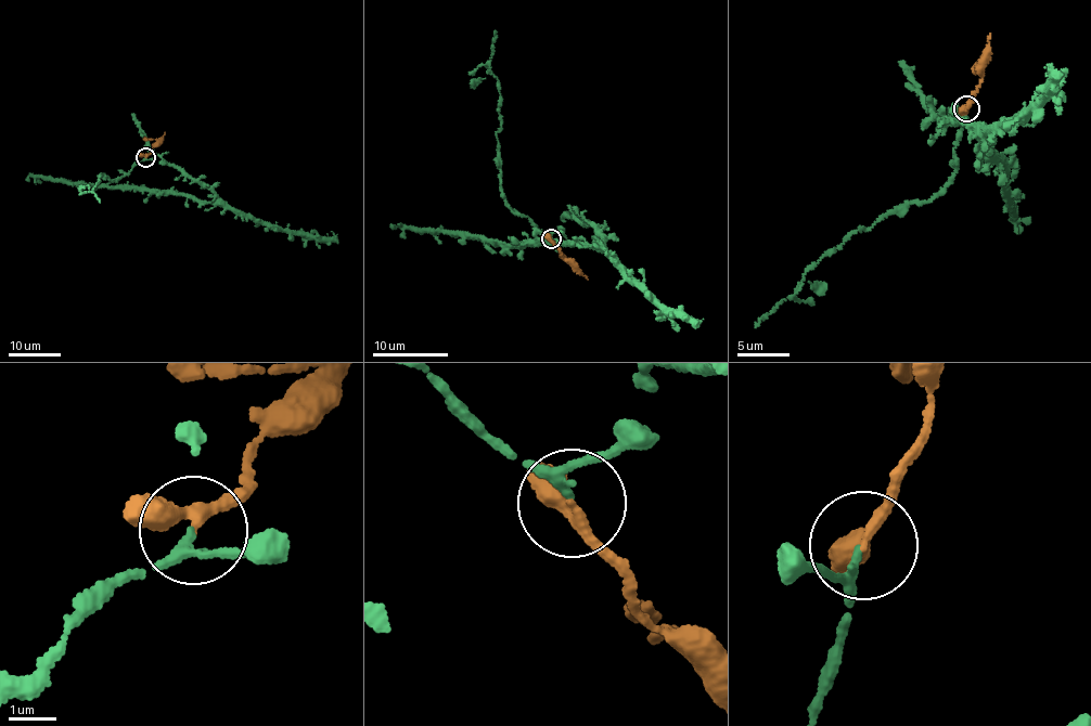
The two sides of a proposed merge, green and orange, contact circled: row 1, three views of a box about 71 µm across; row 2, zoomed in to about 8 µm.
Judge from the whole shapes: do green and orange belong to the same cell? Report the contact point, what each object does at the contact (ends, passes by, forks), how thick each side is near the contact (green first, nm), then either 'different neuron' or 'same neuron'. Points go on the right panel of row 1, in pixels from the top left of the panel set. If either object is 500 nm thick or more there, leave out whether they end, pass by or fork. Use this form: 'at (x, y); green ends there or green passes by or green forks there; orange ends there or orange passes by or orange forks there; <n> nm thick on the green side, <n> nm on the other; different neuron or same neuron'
at (966, 108); green passes by; orange passes by; 160 nm thick on the green side, 200 nm on the other; same neuron

